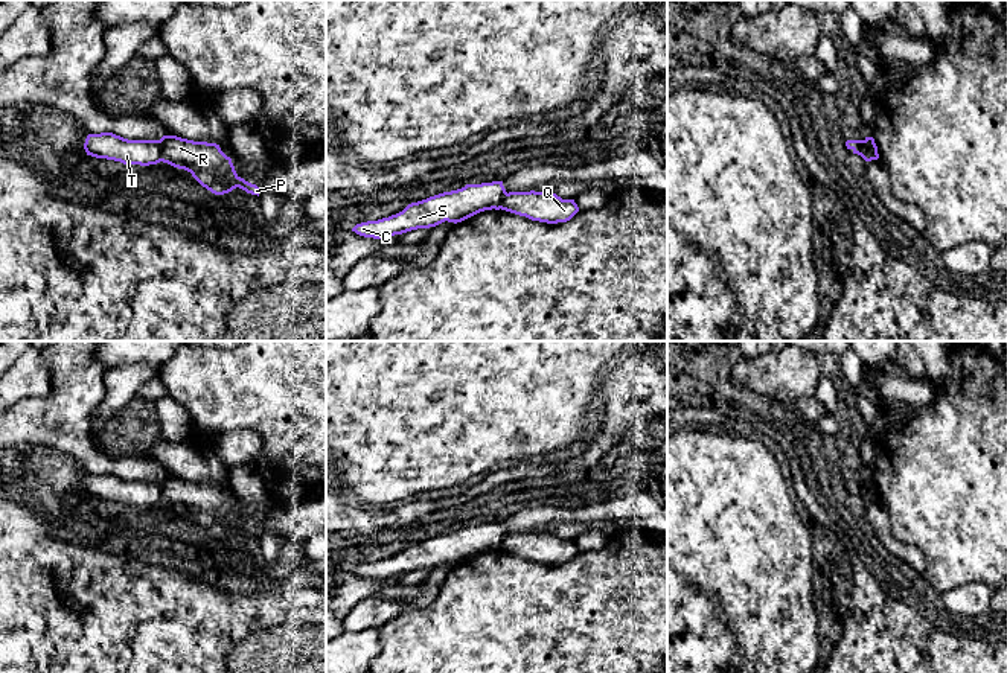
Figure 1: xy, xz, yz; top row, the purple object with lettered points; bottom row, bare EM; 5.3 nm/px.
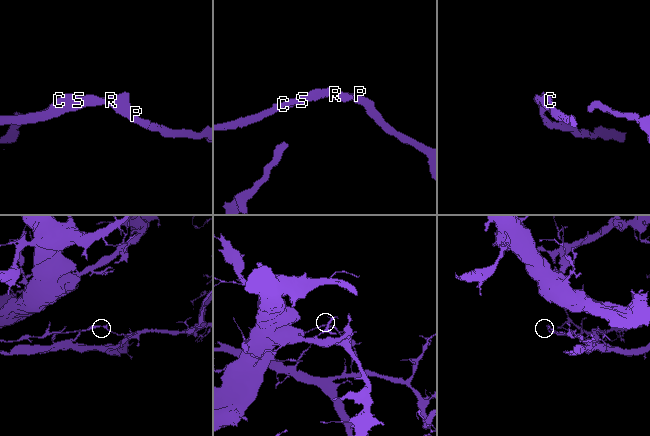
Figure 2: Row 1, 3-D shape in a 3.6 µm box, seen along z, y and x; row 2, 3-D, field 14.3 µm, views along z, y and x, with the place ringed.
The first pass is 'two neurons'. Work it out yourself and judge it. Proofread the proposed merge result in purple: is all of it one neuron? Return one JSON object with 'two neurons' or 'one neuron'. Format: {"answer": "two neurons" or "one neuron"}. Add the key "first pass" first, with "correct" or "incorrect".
{"first pass": "correct", "answer": "two neurons"}

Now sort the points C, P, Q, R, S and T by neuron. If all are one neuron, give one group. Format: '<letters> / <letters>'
C S T / P Q R

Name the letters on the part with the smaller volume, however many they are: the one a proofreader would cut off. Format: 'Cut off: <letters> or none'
Cut off: P, Q, R

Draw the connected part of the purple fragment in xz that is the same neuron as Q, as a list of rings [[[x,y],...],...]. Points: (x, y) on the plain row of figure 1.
[[[509,533],[501,541],[501,551],[532,562],[558,565],[570,562],[579,548],[574,541],[562,541],[551,533]]]

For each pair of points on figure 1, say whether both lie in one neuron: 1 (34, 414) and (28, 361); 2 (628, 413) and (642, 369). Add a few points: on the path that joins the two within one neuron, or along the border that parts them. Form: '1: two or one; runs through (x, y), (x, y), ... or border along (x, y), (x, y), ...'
1: two; border along (46, 364), (49, 392), (15, 404)
2: one; runs through (632, 402), (642, 389), (642, 379)

